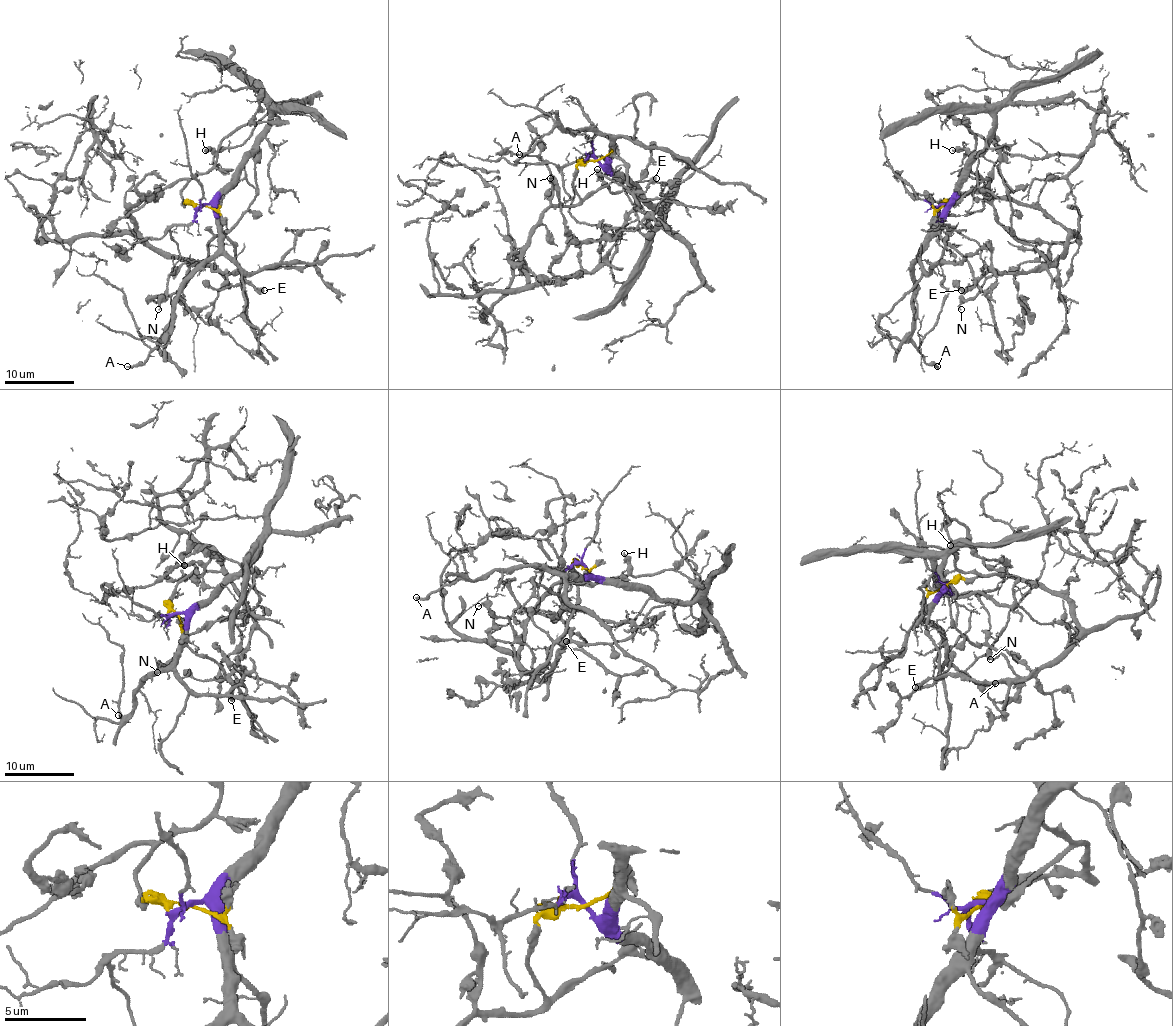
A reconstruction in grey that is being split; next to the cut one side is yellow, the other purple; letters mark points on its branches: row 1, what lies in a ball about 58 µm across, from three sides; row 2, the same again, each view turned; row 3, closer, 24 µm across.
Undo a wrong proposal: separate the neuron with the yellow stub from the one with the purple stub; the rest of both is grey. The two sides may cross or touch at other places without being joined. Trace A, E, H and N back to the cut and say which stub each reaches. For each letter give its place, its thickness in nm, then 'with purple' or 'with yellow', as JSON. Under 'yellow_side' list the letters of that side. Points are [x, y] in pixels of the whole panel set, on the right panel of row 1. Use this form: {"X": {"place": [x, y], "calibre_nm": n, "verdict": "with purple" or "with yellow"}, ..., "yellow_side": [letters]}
{"A": {"place": [937, 366], "calibre_nm": 280, "verdict": "with purple"}, "E": {"place": [961, 290], "calibre_nm": 440, "verdict": "with yellow"}, "H": {"place": [952, 150], "calibre_nm": 280, "verdict": "with yellow"}, "N": {"place": [961, 309], "calibre_nm": 130, "verdict": "with yellow"}, "yellow_side": ["E", "H", "N"]}

